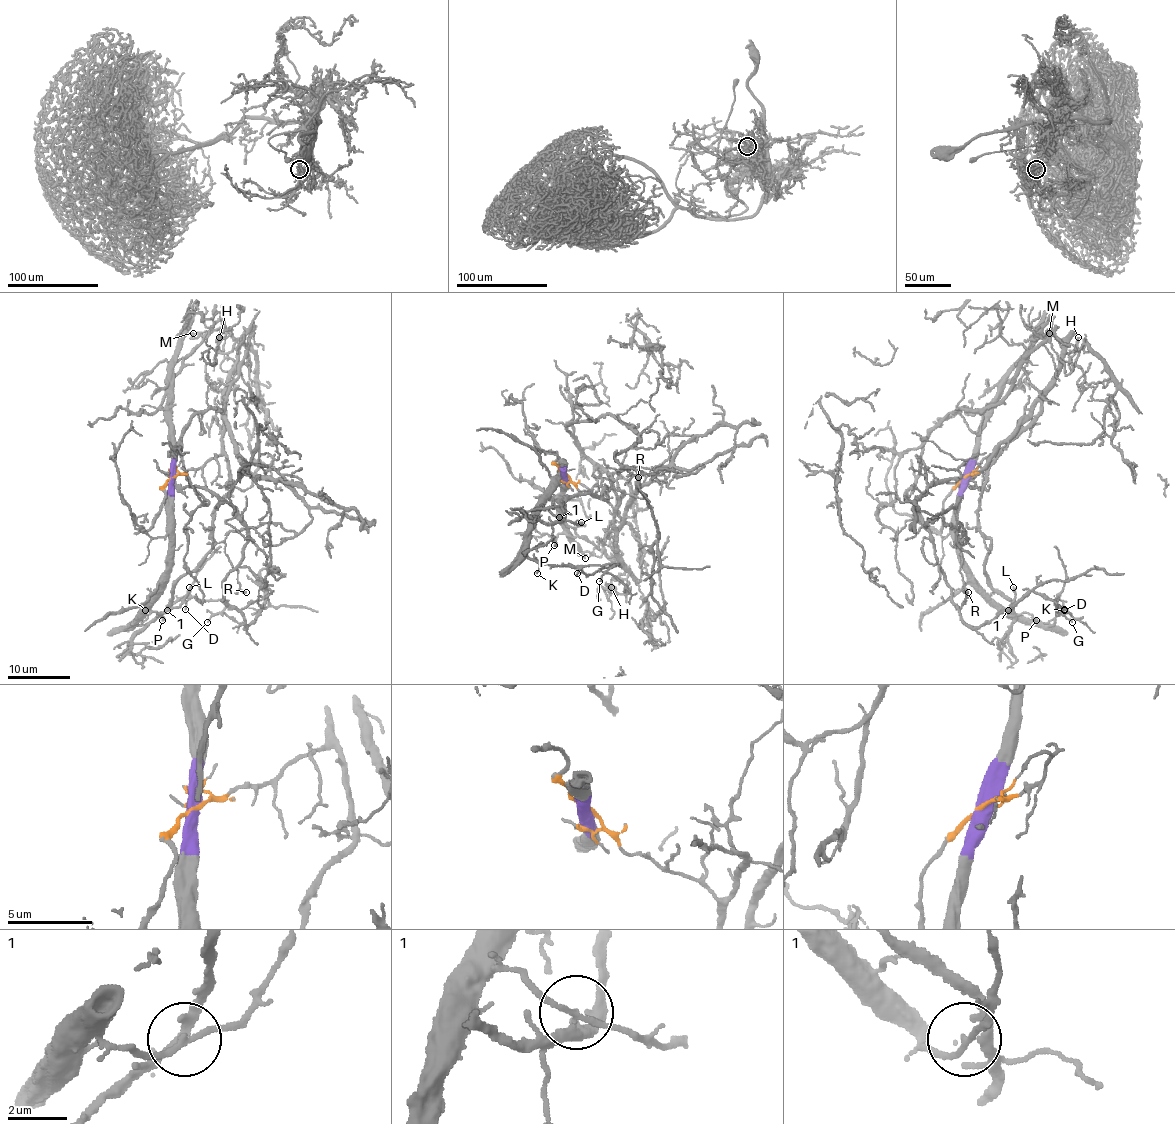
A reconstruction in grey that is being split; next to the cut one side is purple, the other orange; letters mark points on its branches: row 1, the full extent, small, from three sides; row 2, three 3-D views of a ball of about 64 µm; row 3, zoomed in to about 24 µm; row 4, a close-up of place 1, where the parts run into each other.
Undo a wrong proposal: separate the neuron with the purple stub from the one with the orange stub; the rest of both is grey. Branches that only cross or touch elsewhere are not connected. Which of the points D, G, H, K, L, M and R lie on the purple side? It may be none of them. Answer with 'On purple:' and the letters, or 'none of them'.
On purple: D, G, K, L

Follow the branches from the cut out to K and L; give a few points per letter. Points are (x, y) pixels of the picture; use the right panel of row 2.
K: (964, 476), (964, 491), (956, 514), (956, 553), (962, 569), (997, 603), (1019, 616), (1049, 625), (1064, 610)
L: (964, 476), (964, 491), (956, 514), (958, 560), (969, 580), (999, 611), (1005, 613), (1011, 607), (1013, 586)

